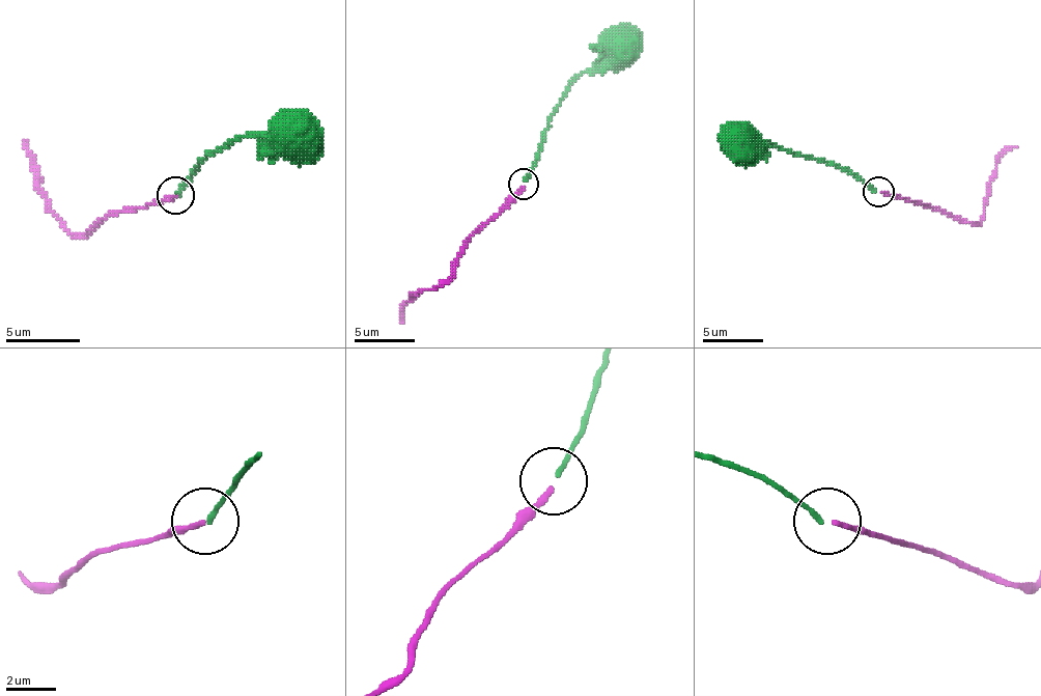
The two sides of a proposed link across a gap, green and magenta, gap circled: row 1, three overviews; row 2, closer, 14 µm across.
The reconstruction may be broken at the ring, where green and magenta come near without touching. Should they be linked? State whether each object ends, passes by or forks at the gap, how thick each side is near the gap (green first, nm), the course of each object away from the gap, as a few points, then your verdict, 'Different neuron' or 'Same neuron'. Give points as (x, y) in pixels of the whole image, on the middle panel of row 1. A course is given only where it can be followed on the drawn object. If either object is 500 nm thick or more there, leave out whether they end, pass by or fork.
At the ring green ends. At the ring magenta ends. Thickness 200 nm (green) against 200 nm. Course of green: (524, 181), (545, 138), (554, 108), (612, 45), (620, 42). Course of magenta: (524, 187), (473, 234), (457, 266), (440, 283), (410, 301), (400, 323). Same neuron

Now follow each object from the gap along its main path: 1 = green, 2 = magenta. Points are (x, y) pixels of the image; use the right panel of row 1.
1: (875, 192), (833, 165), (772, 143), (758, 143), (739, 126), (736, 132)
2: (881, 192), (929, 204), (960, 219), (978, 222), (987, 201), (995, 162), (1017, 146)

